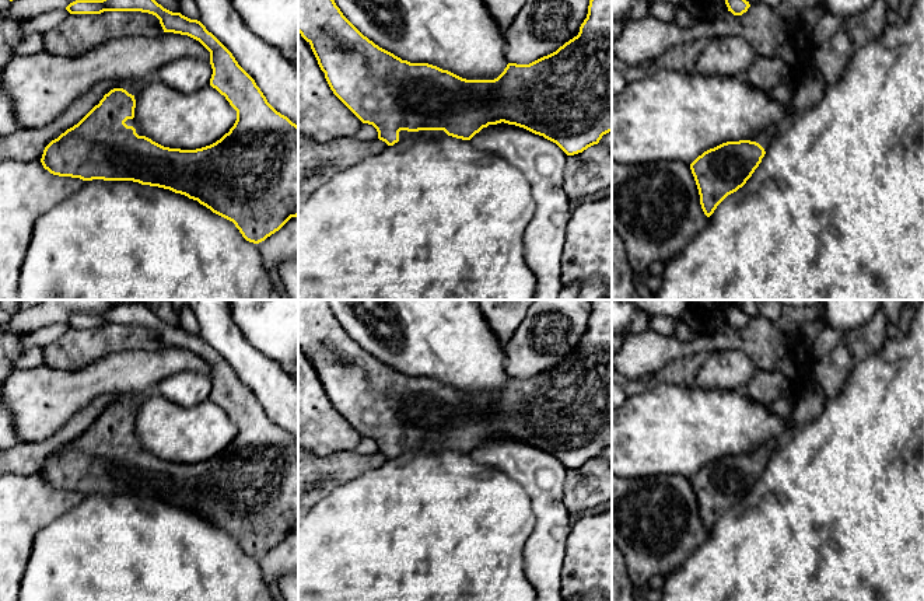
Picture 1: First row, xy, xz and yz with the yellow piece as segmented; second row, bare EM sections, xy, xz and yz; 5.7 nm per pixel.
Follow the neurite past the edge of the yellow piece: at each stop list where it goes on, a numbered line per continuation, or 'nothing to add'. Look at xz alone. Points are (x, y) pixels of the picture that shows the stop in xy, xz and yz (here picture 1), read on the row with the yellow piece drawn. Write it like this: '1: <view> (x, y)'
1: xz (431, 135)

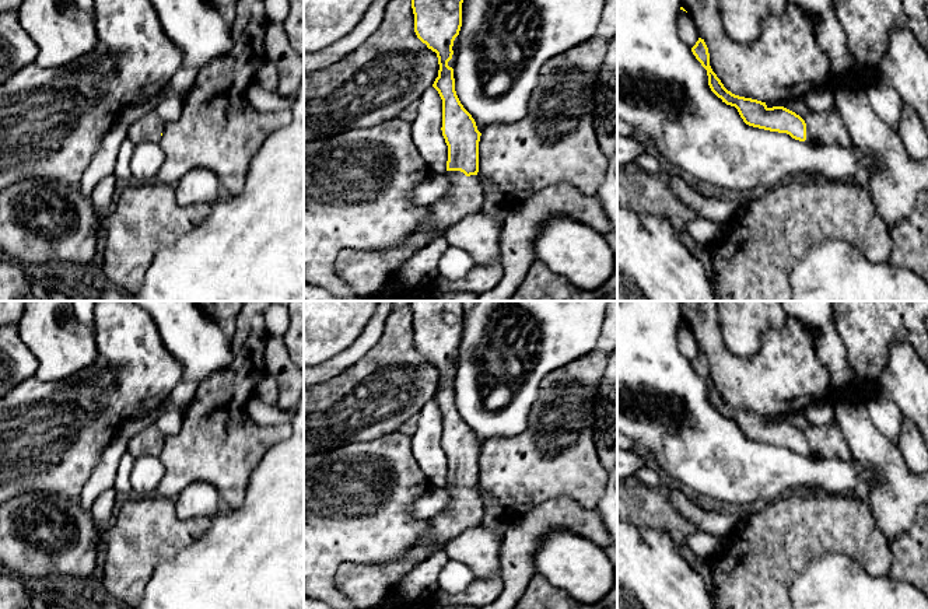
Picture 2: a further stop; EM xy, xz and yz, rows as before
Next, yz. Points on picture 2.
1: yz (827, 128)

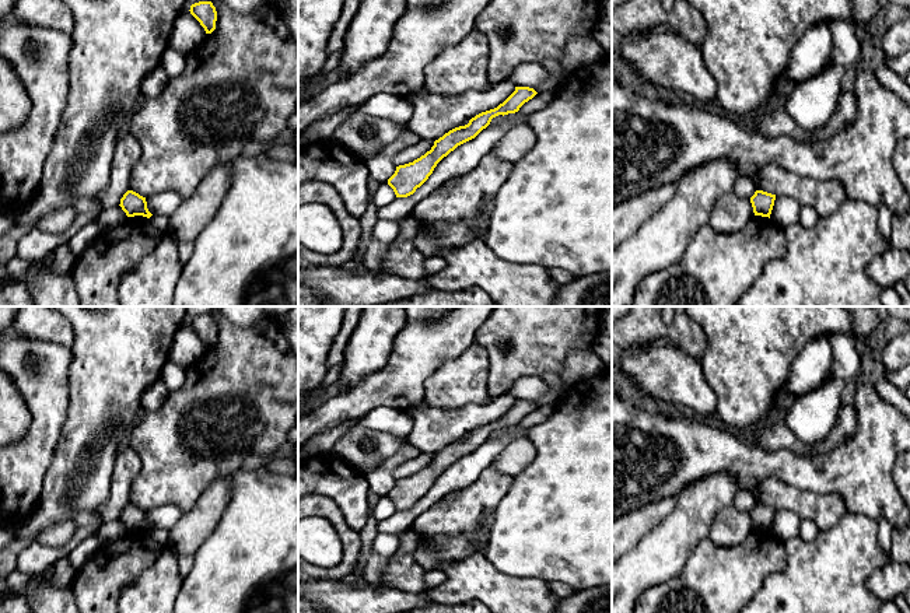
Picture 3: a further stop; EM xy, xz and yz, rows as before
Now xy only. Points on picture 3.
1: xy (114, 217)

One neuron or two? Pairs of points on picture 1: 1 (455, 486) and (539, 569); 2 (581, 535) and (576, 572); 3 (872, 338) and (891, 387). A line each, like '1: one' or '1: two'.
1: two
2: one
3: two

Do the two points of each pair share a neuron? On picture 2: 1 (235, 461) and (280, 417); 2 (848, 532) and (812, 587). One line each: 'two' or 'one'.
1: two
2: two

